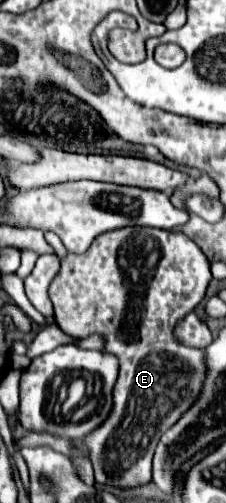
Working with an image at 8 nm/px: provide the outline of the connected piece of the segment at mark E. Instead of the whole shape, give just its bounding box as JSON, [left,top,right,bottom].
[48,227,210,487]

